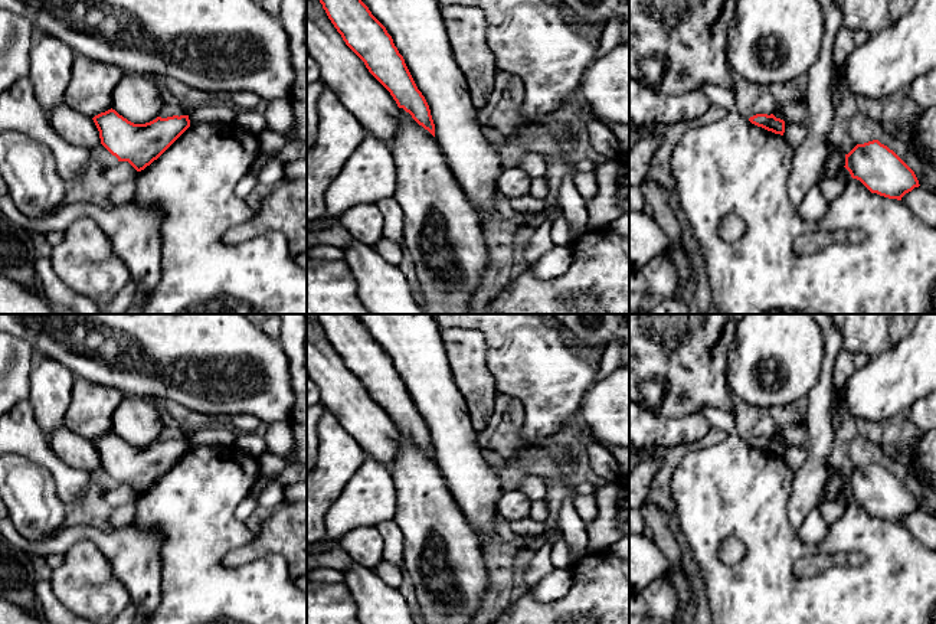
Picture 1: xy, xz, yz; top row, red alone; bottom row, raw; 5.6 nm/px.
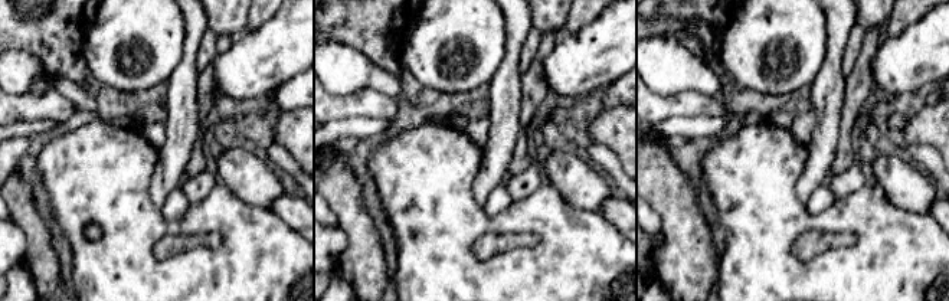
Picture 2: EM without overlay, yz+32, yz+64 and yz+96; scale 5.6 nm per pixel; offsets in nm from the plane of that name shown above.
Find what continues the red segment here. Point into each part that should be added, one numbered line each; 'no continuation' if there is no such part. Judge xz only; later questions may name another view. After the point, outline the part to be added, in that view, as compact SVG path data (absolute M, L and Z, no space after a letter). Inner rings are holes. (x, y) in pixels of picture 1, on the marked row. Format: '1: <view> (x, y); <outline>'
no continuation

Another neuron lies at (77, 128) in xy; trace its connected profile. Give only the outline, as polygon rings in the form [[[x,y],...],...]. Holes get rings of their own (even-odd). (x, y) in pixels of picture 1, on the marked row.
[[[63,101],[48,112],[48,120],[53,130],[71,144],[86,147],[91,151],[101,146],[94,120],[72,110]]]

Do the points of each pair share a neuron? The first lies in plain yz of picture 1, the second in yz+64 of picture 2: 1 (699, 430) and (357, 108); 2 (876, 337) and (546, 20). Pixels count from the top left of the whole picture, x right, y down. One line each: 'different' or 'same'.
1: same
2: same

